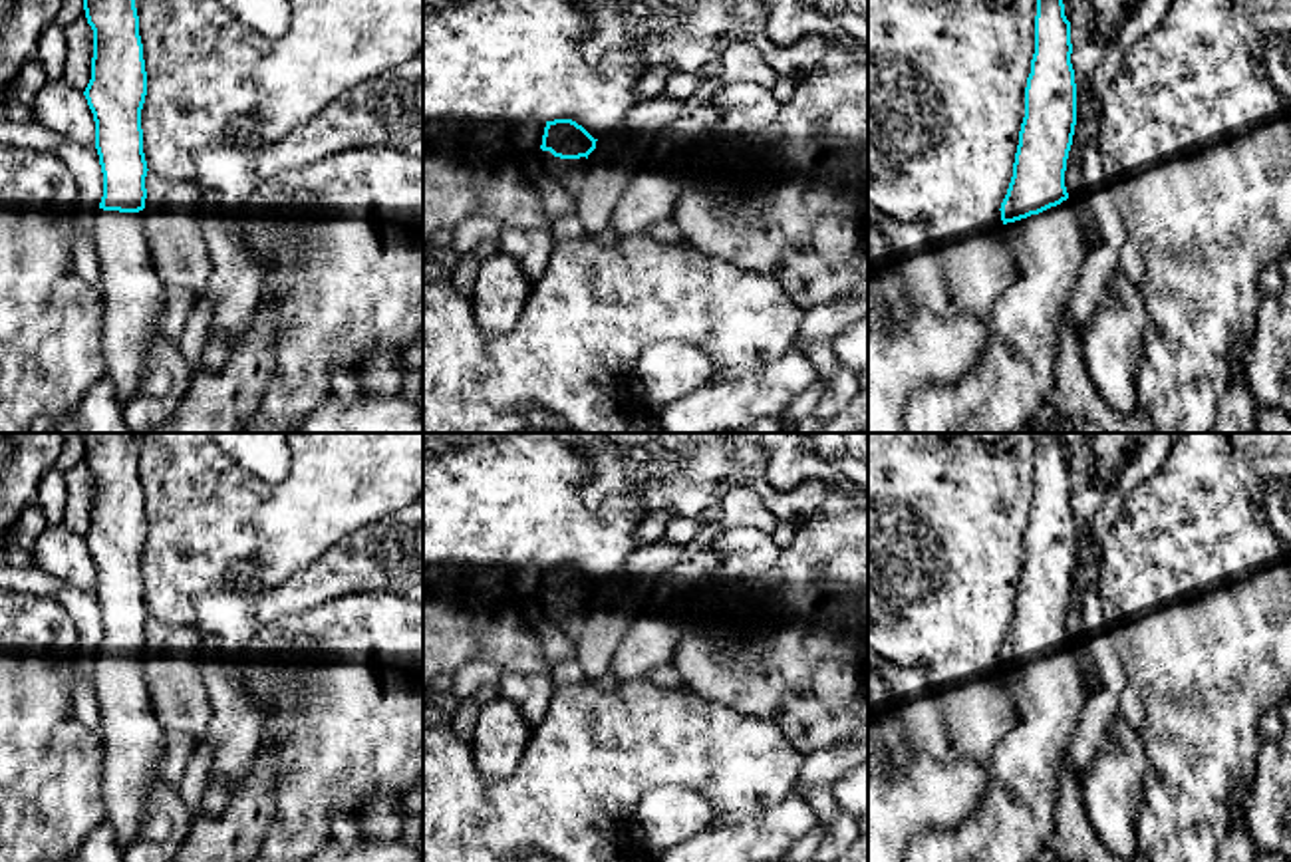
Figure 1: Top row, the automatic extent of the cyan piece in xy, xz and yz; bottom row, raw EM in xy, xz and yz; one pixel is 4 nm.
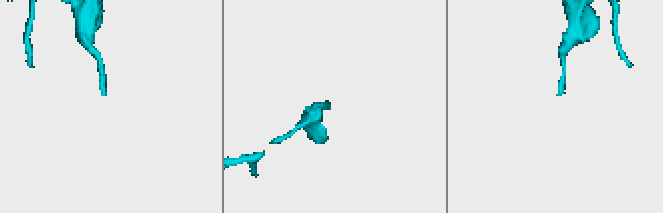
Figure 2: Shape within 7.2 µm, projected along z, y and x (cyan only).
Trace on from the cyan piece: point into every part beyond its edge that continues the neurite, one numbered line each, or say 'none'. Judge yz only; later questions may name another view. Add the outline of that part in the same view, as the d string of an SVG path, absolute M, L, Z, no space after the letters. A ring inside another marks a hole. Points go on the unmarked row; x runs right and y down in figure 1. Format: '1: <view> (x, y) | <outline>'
1: yz (1013, 819) | M1067 644L1003 673L1019 721L987 765L987 792L961 824L916 834L904 862L1033 862L1047 842L1065 751L1086 701L1080 669Z

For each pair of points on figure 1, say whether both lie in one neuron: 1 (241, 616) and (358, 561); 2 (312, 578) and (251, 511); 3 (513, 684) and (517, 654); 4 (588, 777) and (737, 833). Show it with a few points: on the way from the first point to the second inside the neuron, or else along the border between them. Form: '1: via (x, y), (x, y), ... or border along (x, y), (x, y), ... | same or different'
1: via (271, 604), (294, 596), (328, 576) | same
2: border along (340, 541), (286, 578), (261, 590) | different
3: border along (503, 670), (547, 674) | different
4: border along (761, 811), (716, 815) | different

